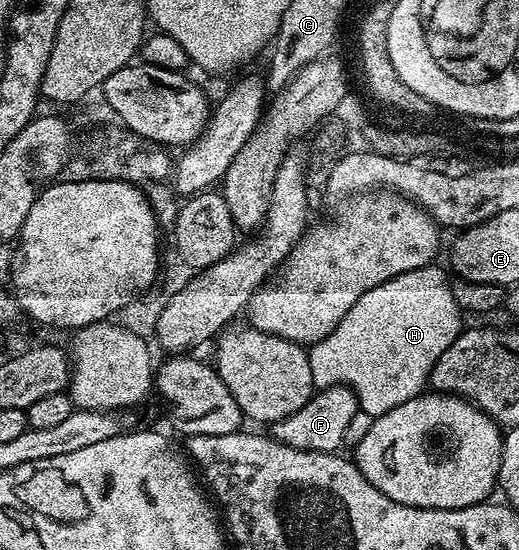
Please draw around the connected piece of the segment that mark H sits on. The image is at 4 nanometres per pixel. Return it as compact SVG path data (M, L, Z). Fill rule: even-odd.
M432 263L417 271L405 271L405 275L397 275L365 291L365 295L349 307L345 319L341 319L325 339L307 349L309 371L313 371L316 390L348 385L357 395L360 410L376 418L385 415L385 411L393 411L393 407L401 407L401 403L420 396L428 388L437 359L445 355L449 343L453 343L465 328L464 314L457 299L453 299L451 281L437 266Z

